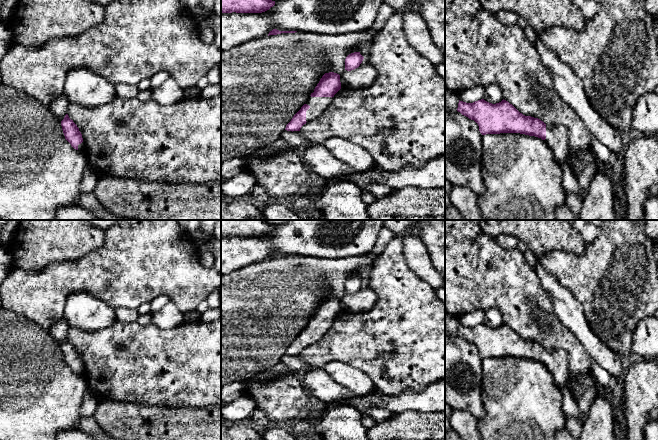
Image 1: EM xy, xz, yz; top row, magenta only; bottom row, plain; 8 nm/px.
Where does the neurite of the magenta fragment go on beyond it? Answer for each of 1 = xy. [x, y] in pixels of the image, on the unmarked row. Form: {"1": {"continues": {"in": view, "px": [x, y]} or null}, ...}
{"1": {"continues": {"in": "xy", "px": [81, 371]}}}

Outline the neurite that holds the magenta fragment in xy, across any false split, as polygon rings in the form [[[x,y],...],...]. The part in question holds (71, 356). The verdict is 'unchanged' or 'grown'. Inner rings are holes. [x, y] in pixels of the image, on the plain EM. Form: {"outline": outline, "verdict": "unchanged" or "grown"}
{"outline": [[[68,338],[65,339],[64,343],[61,345],[62,354],[65,363],[71,368],[71,370],[78,374],[82,378],[86,378],[86,367],[82,362],[82,358],[79,355],[77,349],[71,344]]], "verdict": "grown"}

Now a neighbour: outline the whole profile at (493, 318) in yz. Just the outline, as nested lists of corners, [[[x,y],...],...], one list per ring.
[[[490,308],[485,311],[483,323],[489,327],[496,328],[503,324],[503,315],[498,308]]]

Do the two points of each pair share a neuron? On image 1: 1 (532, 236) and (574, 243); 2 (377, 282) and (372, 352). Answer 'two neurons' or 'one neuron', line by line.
1: one neuron
2: one neuron

